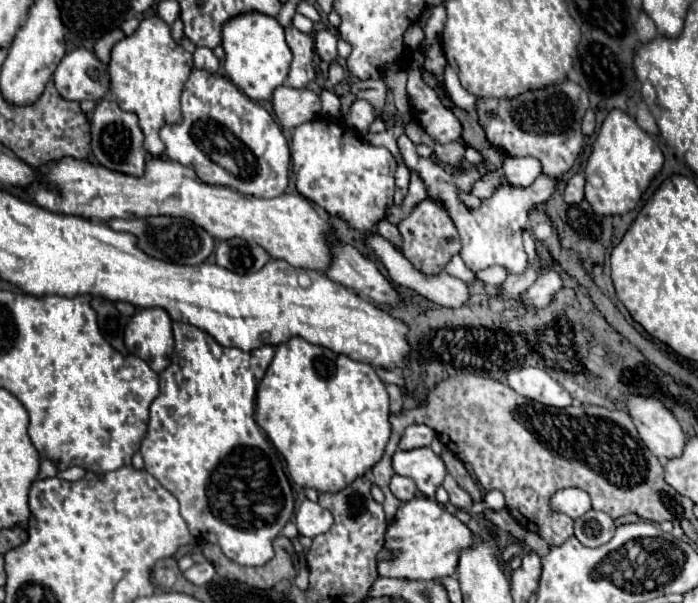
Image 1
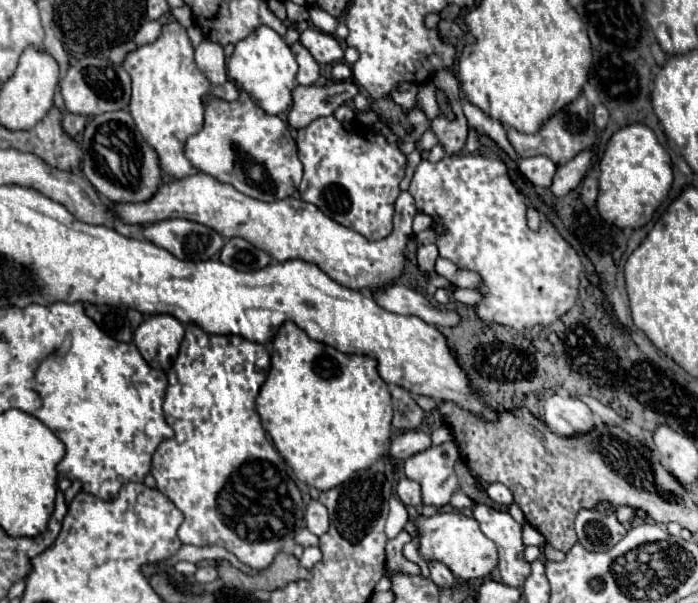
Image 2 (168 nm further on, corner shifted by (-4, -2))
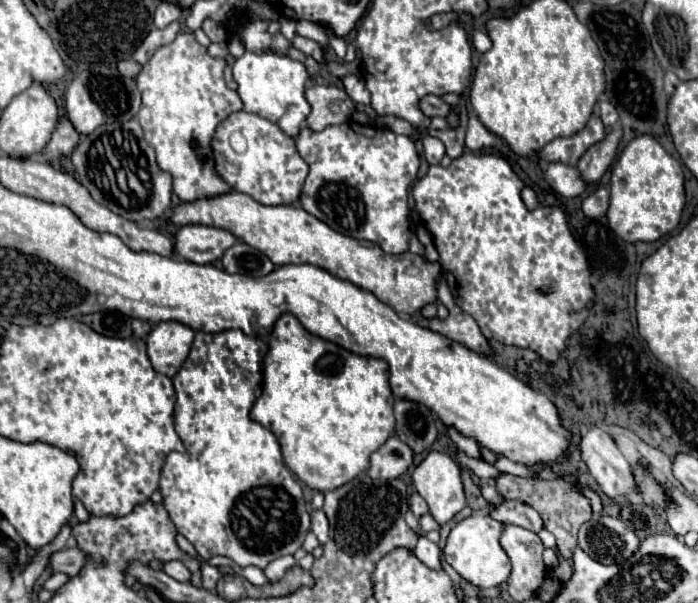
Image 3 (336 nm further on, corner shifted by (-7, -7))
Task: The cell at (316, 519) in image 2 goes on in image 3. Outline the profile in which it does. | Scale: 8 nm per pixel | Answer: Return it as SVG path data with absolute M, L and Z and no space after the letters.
M312 511L312 533L318 537L318 541L324 545L328 541L328 519L326 513L320 511Z

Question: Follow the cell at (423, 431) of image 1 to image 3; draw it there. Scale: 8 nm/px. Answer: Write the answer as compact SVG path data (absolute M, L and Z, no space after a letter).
M392 435L374 455L370 457L368 475L376 479L396 479L400 477L414 461L414 451Z

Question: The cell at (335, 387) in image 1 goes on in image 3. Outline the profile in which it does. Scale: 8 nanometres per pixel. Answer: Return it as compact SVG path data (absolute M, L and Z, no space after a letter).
M290 313L276 321L264 359L264 389L250 417L278 437L286 465L310 489L338 489L368 469L370 455L394 433L392 405L384 359L360 357L314 337Z

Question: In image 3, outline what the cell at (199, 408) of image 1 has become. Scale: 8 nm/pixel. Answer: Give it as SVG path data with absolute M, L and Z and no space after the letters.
M238 329L222 331L222 333L202 333L202 331L198 331L194 335L194 343L192 343L192 349L188 353L188 359L184 361L184 365L180 367L180 371L172 379L174 389L176 389L174 425L176 425L176 433L180 435L186 451L182 455L180 453L170 453L166 457L166 461L162 465L162 473L160 473L160 493L162 493L162 499L164 499L164 507L168 509L170 519L176 525L178 533L182 533L194 545L196 553L202 559L210 559L212 555L226 555L234 563L238 563L240 567L254 565L254 567L260 567L260 569L264 569L276 557L294 555L296 549L302 547L304 537L306 537L306 533L310 529L310 515L308 515L306 505L304 505L302 487L300 487L298 479L294 479L292 471L282 463L282 451L280 451L278 439L274 437L274 433L270 429L266 429L260 423L250 419L250 409L252 409L254 401L258 399L258 395L262 393L262 377L264 377L264 357L266 357L266 353L268 353L268 345L264 341L248 337Z

